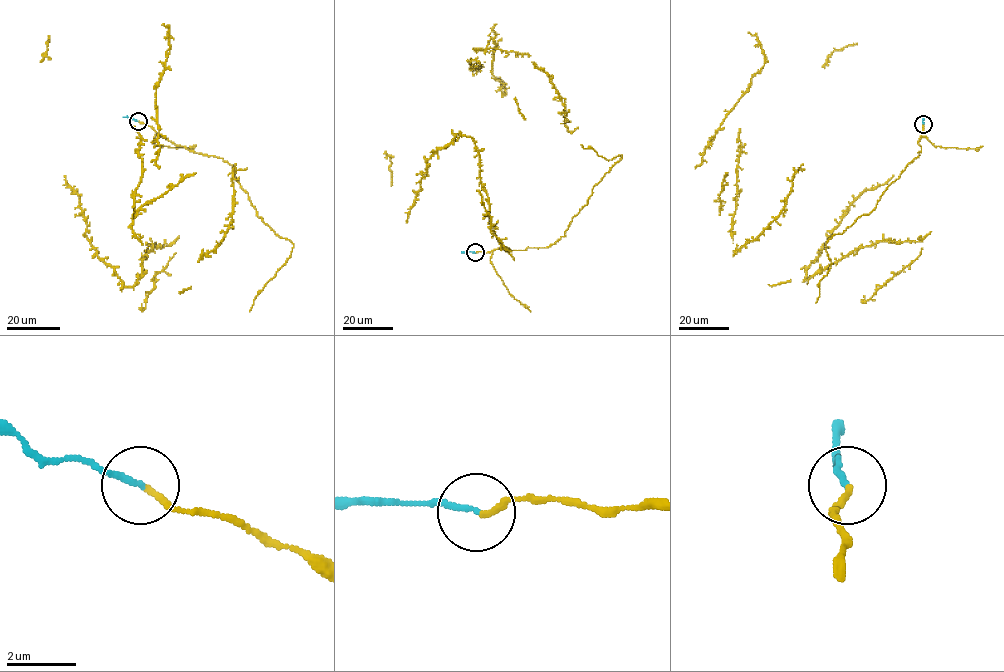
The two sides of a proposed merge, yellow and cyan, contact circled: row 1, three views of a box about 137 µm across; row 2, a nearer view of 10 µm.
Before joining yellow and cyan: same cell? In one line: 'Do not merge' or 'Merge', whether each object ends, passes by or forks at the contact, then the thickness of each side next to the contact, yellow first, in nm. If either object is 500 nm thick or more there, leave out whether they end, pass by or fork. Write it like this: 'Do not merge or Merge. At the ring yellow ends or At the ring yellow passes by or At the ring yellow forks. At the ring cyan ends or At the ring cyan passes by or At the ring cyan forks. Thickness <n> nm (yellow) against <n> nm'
Merge. At the ring yellow ends. At the ring cyan ends. Thickness 180 nm (yellow) against 170 nm

